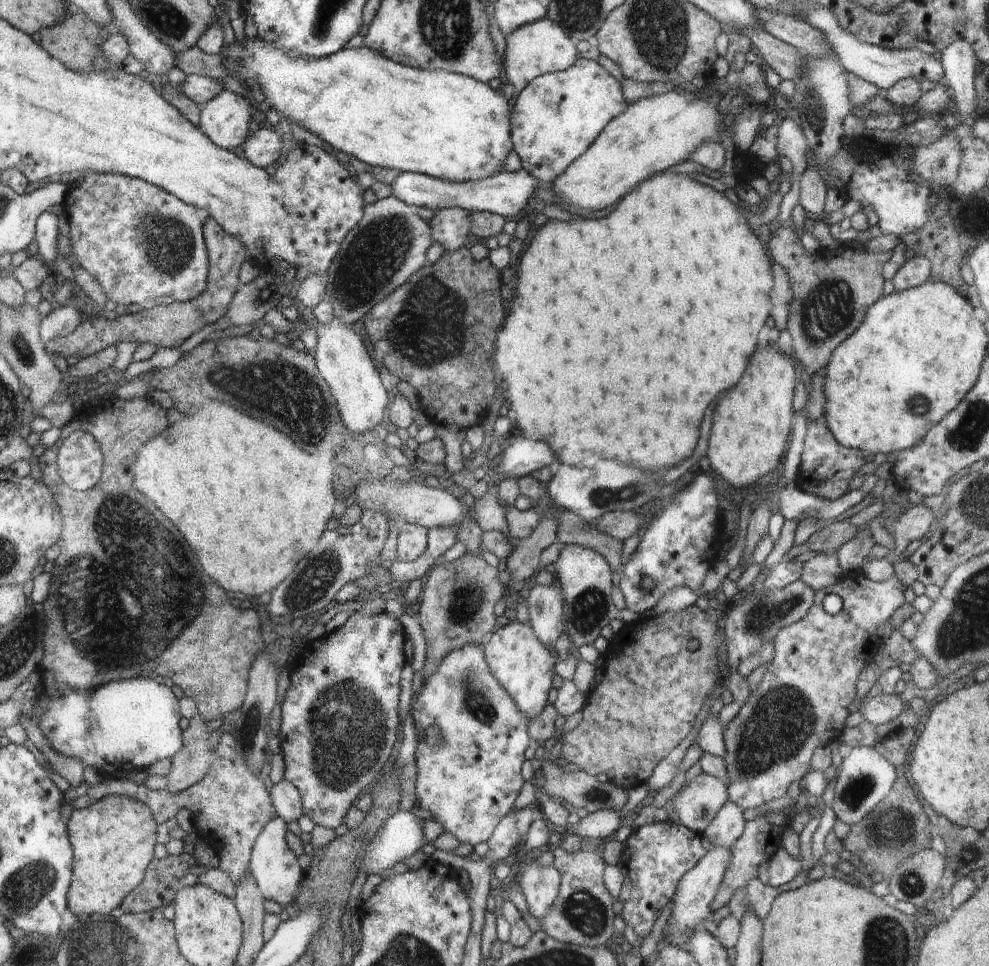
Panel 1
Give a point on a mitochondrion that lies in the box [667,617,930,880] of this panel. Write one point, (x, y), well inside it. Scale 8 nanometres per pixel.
(779, 726)

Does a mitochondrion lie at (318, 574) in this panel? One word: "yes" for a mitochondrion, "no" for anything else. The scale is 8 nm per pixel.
yes

